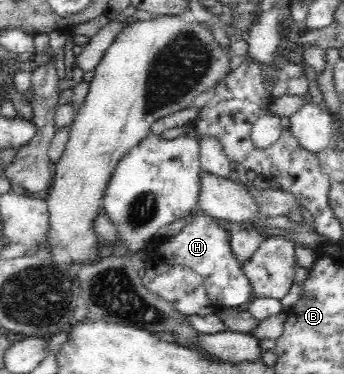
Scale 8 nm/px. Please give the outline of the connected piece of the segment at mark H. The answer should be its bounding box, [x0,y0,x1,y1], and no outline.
[159,210,252,308]

